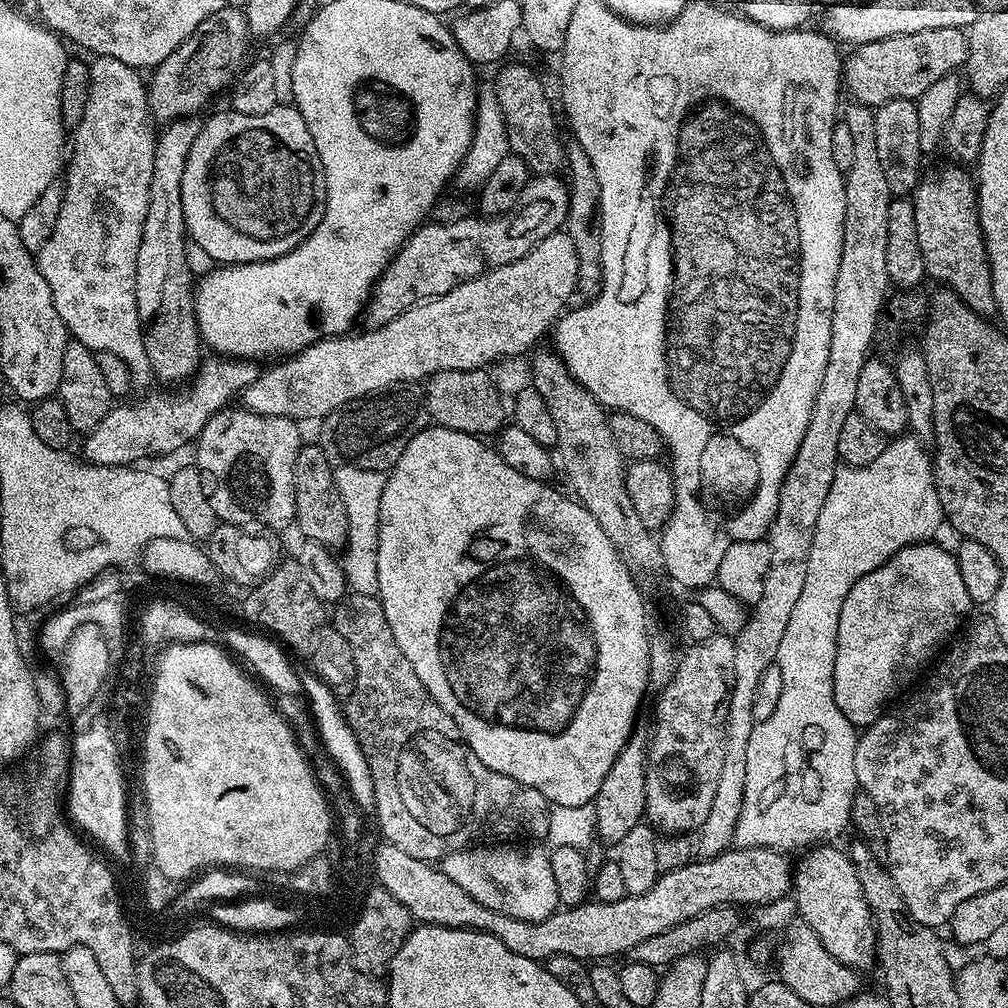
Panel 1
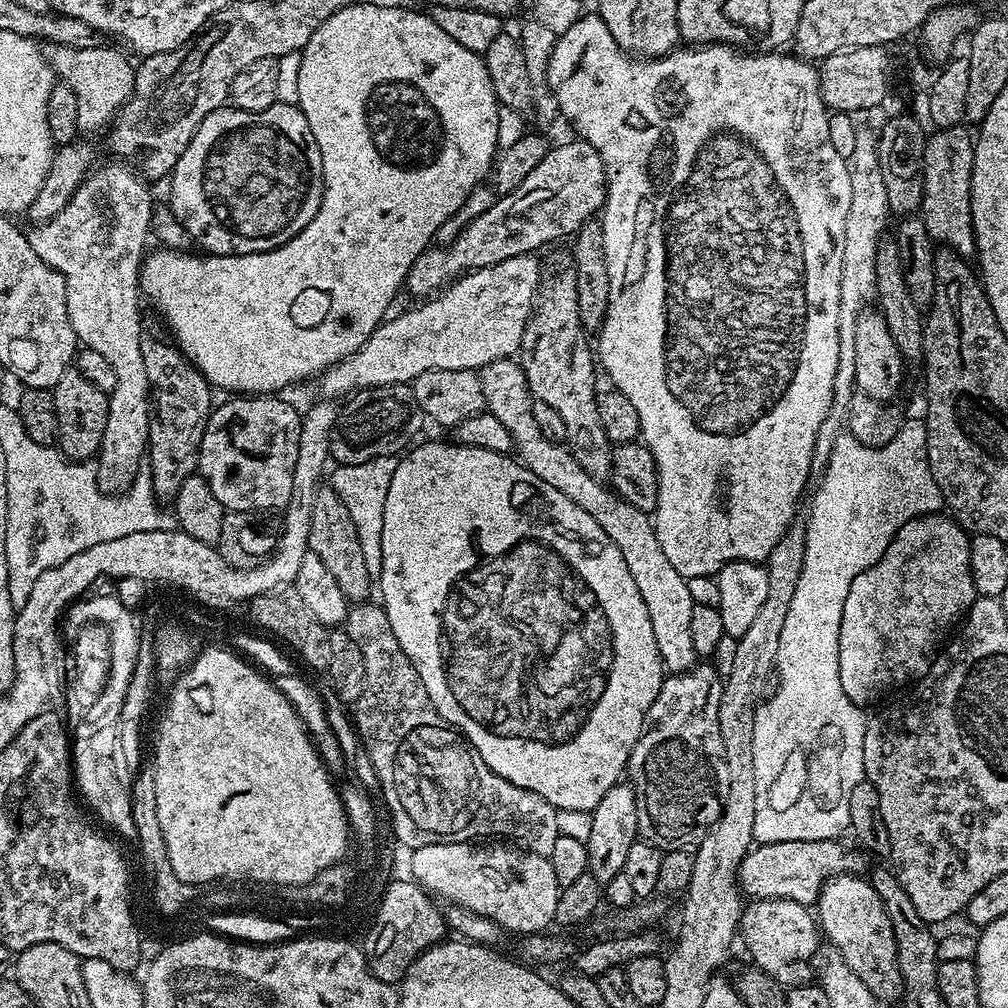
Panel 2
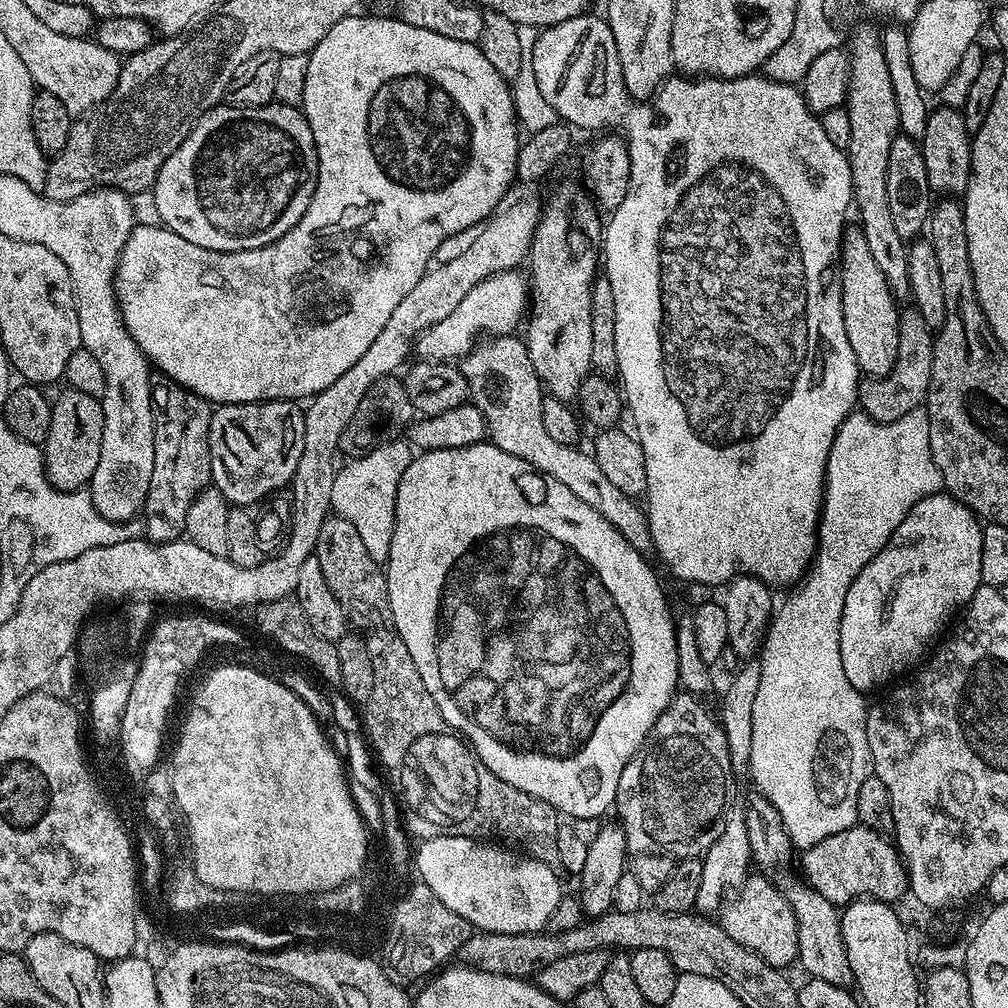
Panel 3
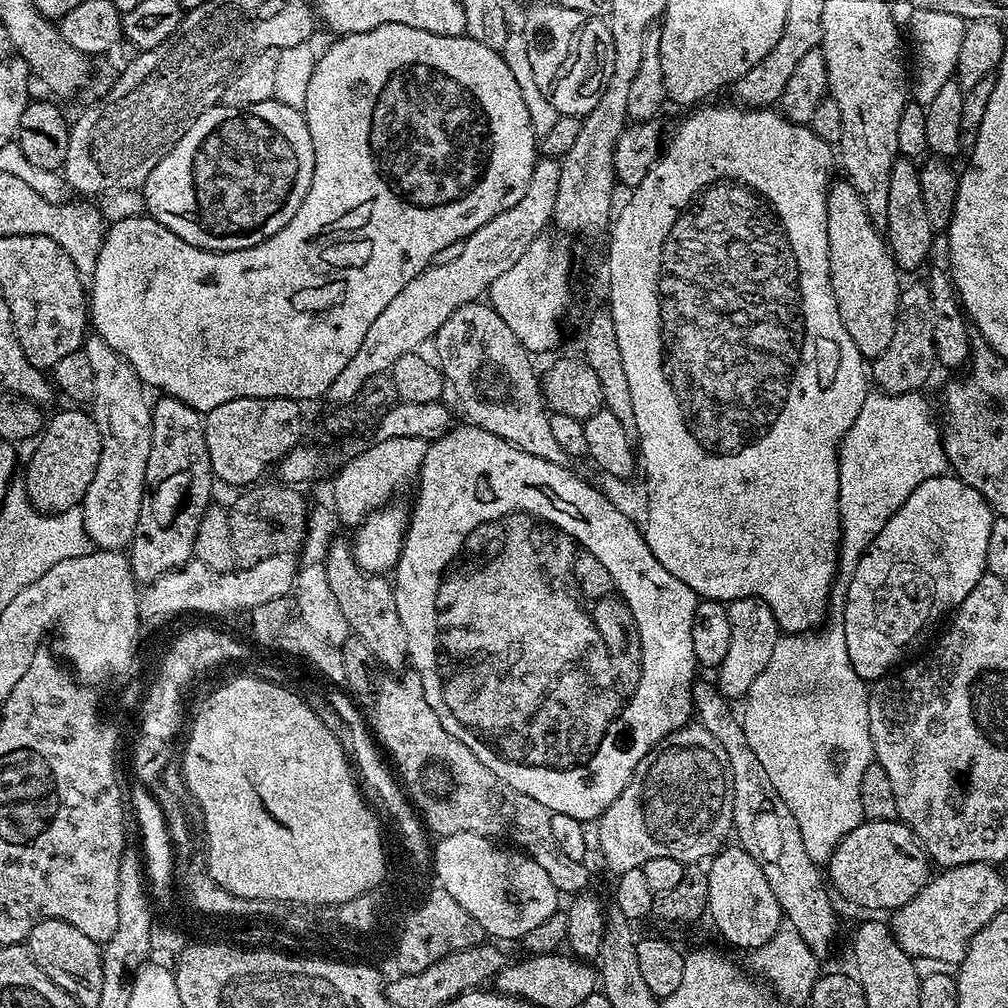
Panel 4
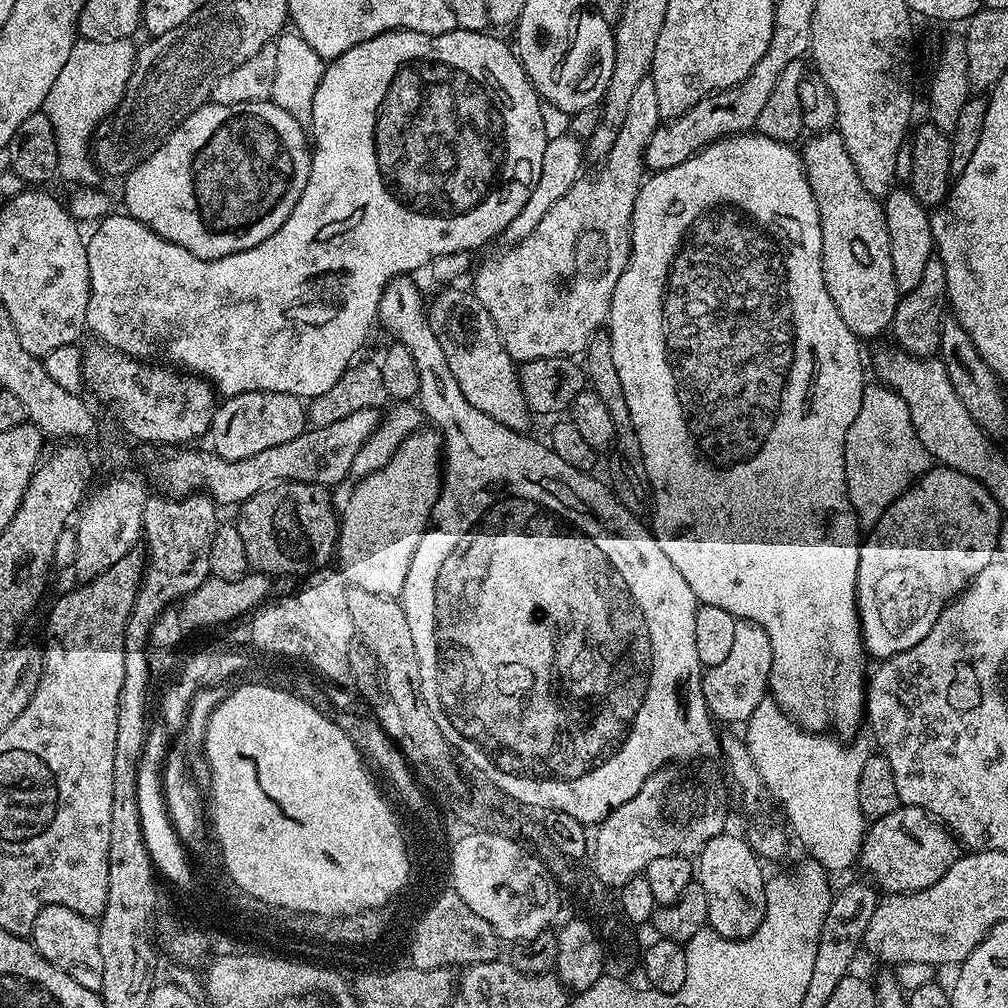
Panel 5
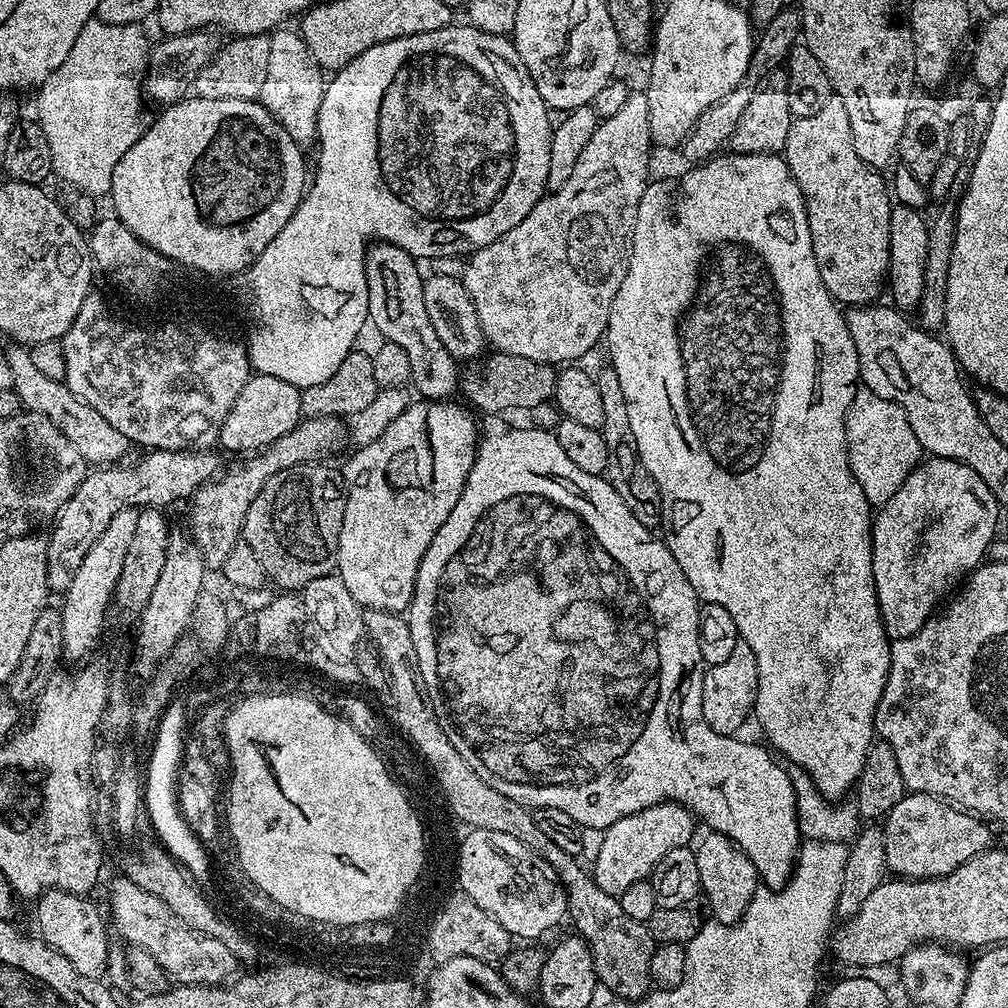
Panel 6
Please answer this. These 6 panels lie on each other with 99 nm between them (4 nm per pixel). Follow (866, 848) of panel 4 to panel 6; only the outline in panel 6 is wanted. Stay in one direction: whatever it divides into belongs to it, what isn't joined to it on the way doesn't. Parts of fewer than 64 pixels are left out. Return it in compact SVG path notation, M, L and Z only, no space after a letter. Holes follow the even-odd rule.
M908 792L883 817L886 862L889 873L909 880L934 880L948 876L962 862L993 847L993 829L979 816L966 812L938 796Z

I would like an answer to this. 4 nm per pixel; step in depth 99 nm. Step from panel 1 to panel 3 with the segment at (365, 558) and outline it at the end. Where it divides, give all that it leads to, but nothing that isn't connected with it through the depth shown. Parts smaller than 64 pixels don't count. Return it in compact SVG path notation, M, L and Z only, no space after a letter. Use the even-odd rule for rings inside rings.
M385 441L374 450L369 449L363 455L350 460L345 467L343 465L337 469L329 507L352 523L354 530L361 535L370 558L381 565L385 565L389 558L398 484L412 459L414 452L407 441Z

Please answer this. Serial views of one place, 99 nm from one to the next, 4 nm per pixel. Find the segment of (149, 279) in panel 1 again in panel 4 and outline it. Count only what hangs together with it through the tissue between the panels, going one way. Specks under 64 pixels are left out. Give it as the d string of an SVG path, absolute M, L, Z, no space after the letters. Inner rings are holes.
M161 395L159 399L151 405L150 458L146 458L144 497L130 545L132 575L141 585L152 584L193 559L196 535L213 503L214 477L210 450L206 450L204 416L173 396Z

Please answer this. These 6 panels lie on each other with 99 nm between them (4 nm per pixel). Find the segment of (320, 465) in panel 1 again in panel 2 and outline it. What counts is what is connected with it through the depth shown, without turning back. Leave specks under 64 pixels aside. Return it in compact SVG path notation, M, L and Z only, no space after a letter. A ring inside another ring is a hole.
M321 486L314 494L314 510L310 510L310 538L308 551L316 552L326 565L326 570L334 577L334 582L342 586L345 596L352 602L364 602L369 599L368 591L373 591L374 579L367 573L365 557L362 555L358 540L357 527L346 510L345 503L331 486Z

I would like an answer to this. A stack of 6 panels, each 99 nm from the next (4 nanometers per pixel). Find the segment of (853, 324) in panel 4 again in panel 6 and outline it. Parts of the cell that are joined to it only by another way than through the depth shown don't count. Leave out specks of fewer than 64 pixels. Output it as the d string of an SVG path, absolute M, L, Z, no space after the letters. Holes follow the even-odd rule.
M834 94L830 102L818 110L818 114L795 117L782 155L794 182L798 182L802 190L810 222L810 242L814 246L818 274L822 274L826 290L840 306L867 306L879 301L880 291L885 291L888 275L890 214L894 201L888 197L888 188L880 177L883 175L858 158L858 150L854 150L854 138L850 134L850 114L846 114L842 98Z

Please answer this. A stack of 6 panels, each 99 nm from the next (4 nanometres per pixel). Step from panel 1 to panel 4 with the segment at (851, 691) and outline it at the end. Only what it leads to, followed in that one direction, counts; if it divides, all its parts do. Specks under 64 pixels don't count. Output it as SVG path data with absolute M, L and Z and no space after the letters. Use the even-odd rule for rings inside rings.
M945 474L934 478L926 478L926 482L922 482L922 486L918 486L918 490L914 490L914 494L910 494L910 498L906 498L906 502L902 502L902 506L893 514L890 522L886 522L886 526L882 526L878 538L874 538L874 542L870 542L870 546L862 554L862 558L850 578L848 594L844 598L842 609L846 654L850 654L850 662L854 666L854 670L865 682L875 682L889 675L897 666L903 665L913 655L911 652L927 638L928 631L944 615L947 617L949 613L959 608L966 598L966 594L970 594L970 590L974 590L974 586L978 586L978 582L986 575L986 545L990 542L990 526L993 519L992 508L986 502L986 498L982 498L982 494L978 494L978 490L966 486L966 482L962 482L954 474Z

